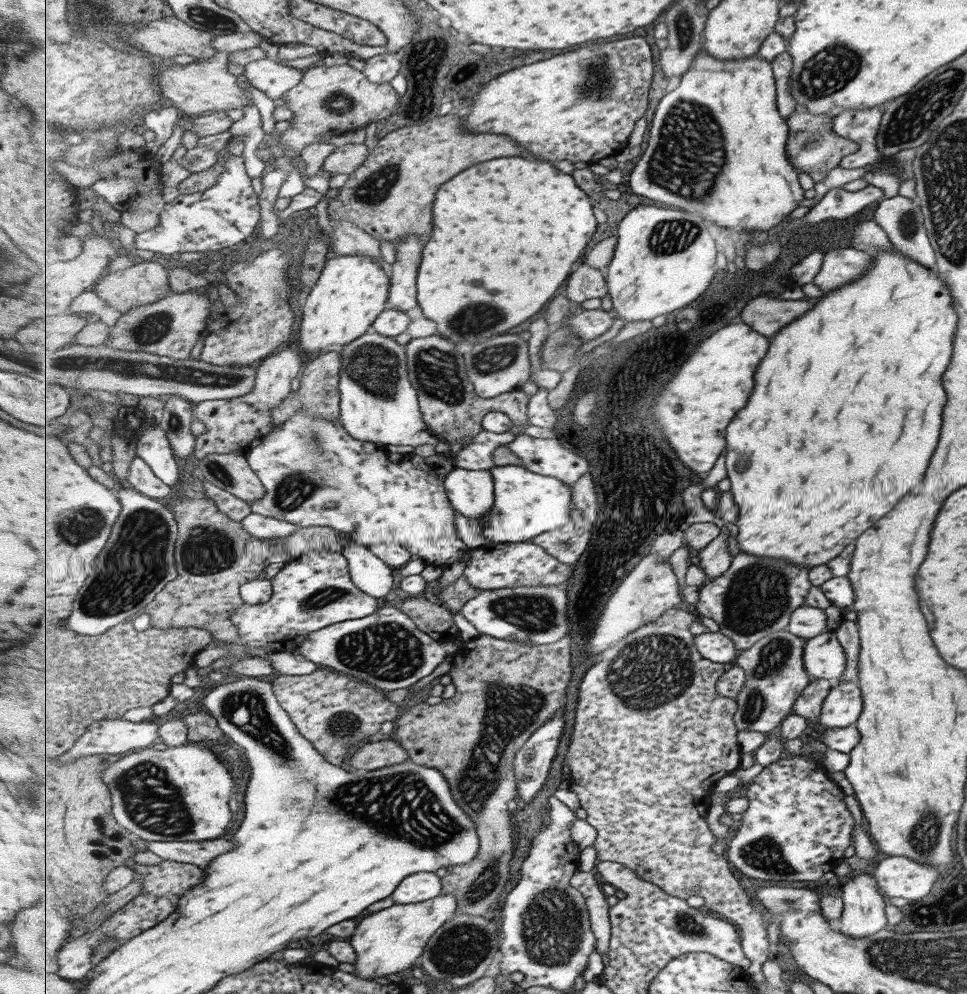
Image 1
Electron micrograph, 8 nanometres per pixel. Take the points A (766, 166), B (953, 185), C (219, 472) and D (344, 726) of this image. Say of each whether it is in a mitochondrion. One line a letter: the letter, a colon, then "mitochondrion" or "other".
A: other
B: mitochondrion
C: mitochondrion
D: mitochondrion

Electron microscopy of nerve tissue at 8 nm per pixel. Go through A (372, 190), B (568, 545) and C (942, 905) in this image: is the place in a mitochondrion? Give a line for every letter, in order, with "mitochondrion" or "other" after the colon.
A: mitochondrion
B: mitochondrion
C: other

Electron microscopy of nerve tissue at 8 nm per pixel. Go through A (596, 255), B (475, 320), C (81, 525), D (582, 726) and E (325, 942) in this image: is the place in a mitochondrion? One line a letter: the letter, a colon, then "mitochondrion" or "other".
A: other
B: mitochondrion
C: mitochondrion
D: other
E: other

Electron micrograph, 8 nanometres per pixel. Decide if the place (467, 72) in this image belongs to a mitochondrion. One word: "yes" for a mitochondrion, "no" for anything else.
no

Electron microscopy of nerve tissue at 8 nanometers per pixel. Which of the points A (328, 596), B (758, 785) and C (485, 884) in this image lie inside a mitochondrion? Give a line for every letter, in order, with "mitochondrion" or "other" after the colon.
A: mitochondrion
B: other
C: mitochondrion

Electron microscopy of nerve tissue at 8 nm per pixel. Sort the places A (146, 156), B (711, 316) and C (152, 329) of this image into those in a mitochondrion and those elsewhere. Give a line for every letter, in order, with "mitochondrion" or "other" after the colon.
A: other
B: other
C: mitochondrion

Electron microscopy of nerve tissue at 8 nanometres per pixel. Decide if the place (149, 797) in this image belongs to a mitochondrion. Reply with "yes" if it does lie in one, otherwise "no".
yes

